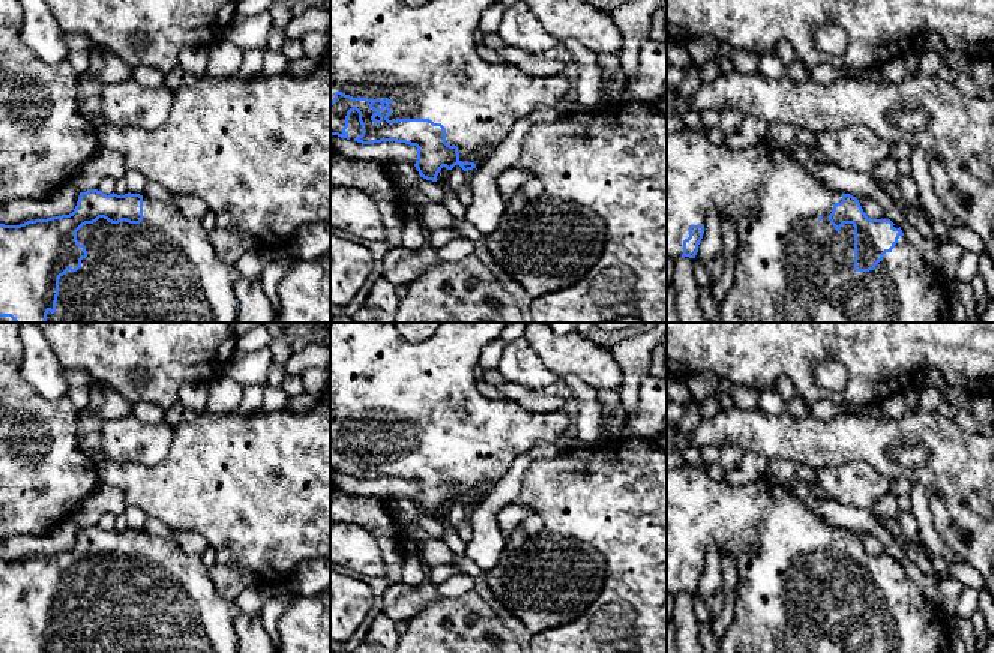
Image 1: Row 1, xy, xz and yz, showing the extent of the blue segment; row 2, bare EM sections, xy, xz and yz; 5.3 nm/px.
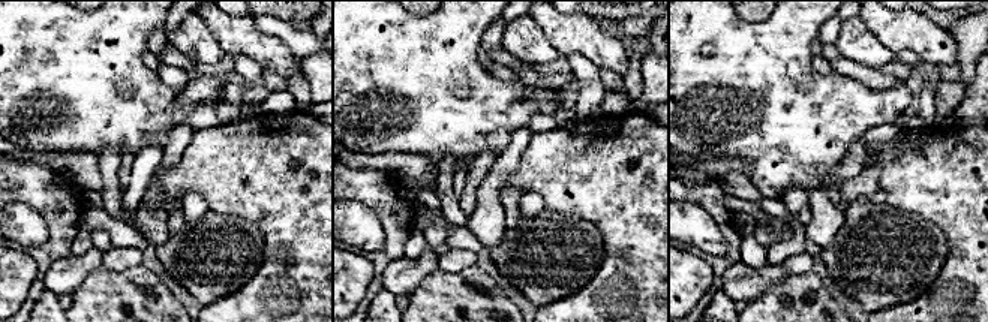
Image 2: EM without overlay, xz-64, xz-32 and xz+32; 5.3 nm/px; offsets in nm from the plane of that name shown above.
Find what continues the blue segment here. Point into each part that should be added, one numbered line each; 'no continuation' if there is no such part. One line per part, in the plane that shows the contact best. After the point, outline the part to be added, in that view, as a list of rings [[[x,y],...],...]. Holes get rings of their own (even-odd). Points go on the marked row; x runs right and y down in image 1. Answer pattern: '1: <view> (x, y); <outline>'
1: xz (424, 57); [[[330,0],[330,102],[336,92],[342,92],[353,98],[390,99],[389,108],[392,113],[387,117],[389,120],[429,119],[434,123],[441,123],[446,129],[446,143],[458,147],[459,161],[474,161],[474,153],[479,149],[485,149],[486,153],[491,153],[506,138],[517,122],[526,120],[536,108],[556,108],[569,92],[569,78],[565,74],[533,77],[509,63],[489,63],[477,54],[473,33],[479,26],[482,14],[499,2],[500,0],[431,0],[422,6],[410,6],[402,0]]]

